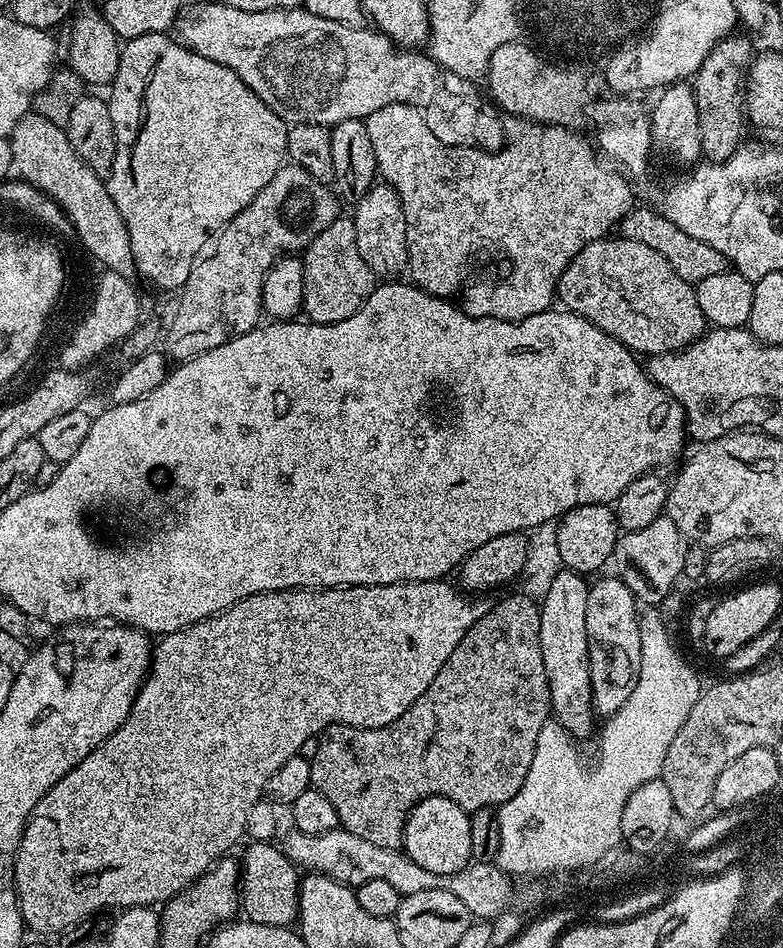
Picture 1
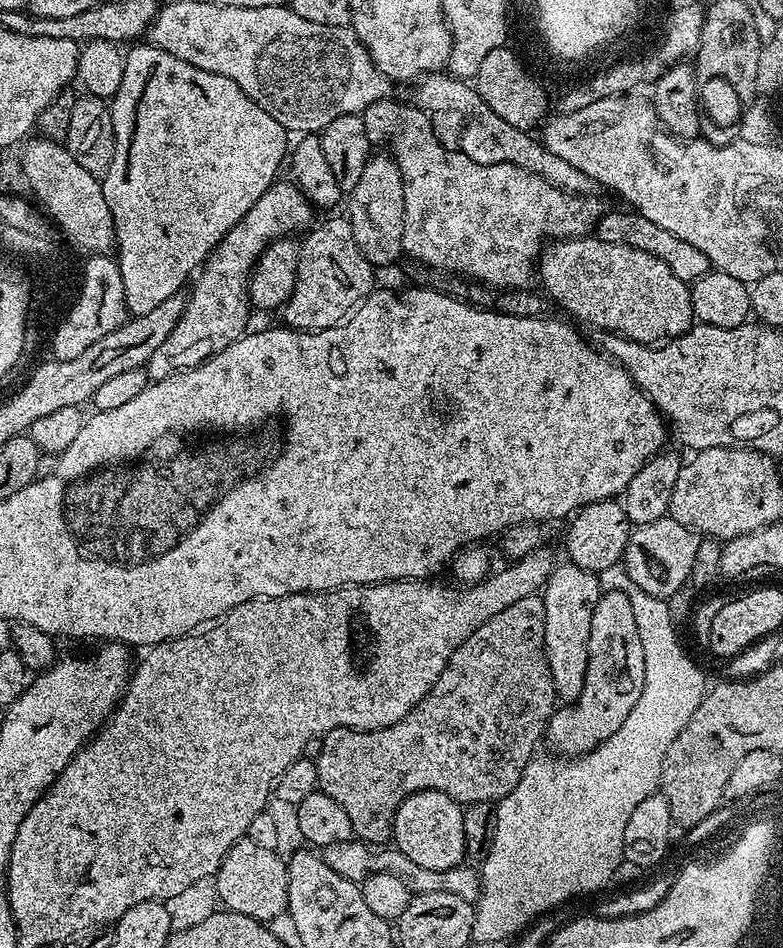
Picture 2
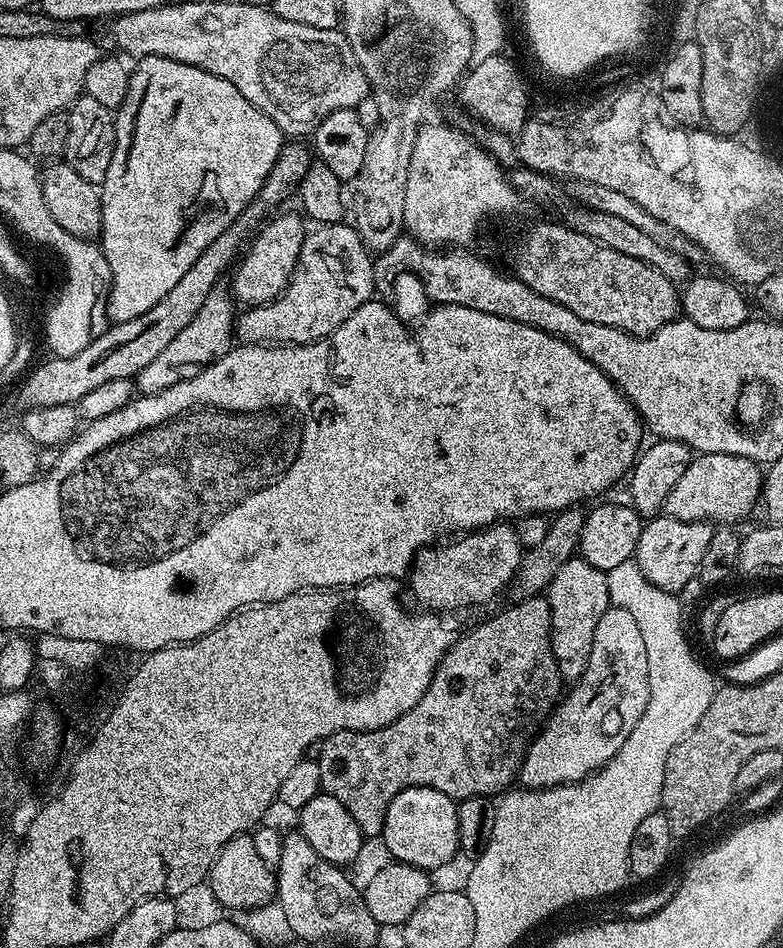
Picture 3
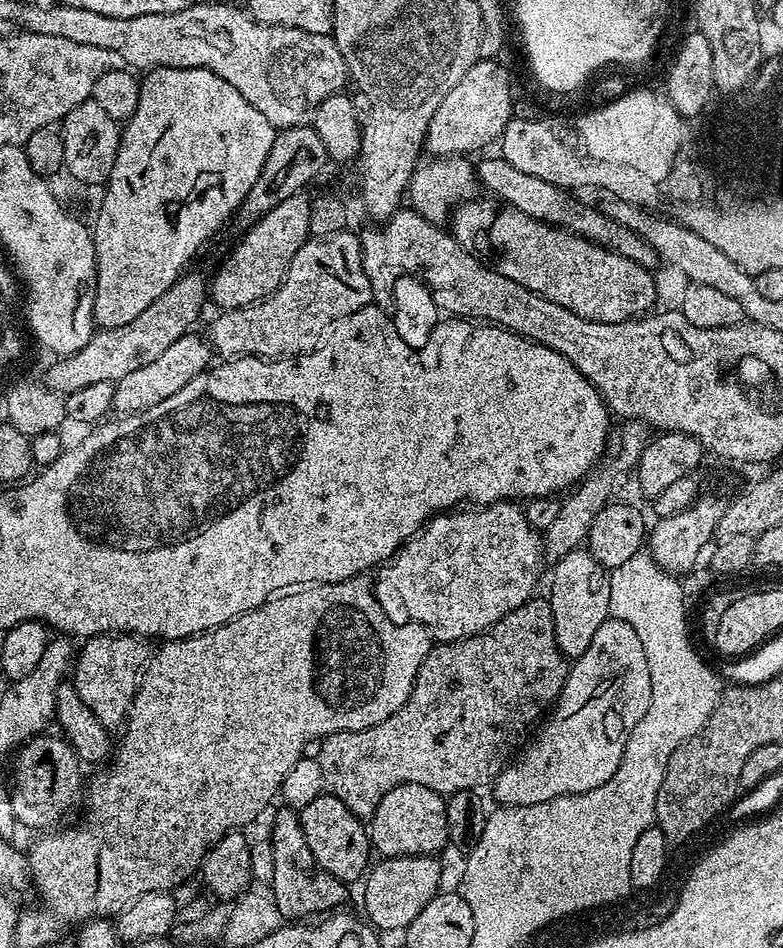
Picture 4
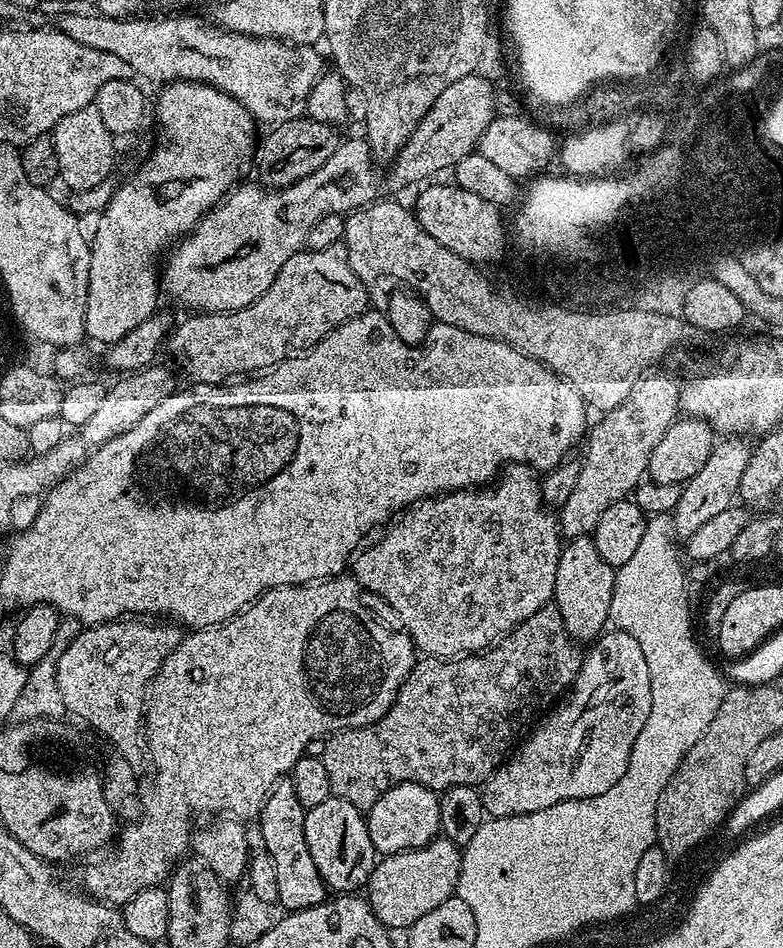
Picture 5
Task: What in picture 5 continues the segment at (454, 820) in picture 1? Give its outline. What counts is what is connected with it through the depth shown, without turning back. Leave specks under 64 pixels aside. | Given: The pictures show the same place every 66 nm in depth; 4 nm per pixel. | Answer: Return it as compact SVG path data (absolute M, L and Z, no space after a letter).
M395 784L393 788L386 790L386 794L382 794L382 798L378 798L378 802L374 802L374 806L366 812L370 842L374 842L377 853L391 854L411 848L425 848L428 843L437 839L441 835L440 799L432 789L421 784Z

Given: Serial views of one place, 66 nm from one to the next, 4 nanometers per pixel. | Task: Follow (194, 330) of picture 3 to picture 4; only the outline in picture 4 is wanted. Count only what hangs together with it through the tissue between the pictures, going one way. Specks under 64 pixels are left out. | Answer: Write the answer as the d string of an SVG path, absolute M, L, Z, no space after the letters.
M189 334L178 338L178 342L174 342L174 346L170 346L161 356L154 358L154 362L138 366L138 370L126 374L126 378L115 381L113 409L120 414L135 414L150 406L158 406L158 402L166 402L170 394L182 390L186 382L205 371L213 363L214 349L203 335L196 335Z

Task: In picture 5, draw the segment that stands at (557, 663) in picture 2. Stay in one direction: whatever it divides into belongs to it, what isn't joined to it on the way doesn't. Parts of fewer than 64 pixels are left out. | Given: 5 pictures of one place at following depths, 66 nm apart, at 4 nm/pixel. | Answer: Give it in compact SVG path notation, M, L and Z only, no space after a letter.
M573 536L561 547L552 594L558 614L562 614L564 628L573 640L592 642L605 631L615 581L616 569L608 565L602 554L598 554L598 546L592 536Z

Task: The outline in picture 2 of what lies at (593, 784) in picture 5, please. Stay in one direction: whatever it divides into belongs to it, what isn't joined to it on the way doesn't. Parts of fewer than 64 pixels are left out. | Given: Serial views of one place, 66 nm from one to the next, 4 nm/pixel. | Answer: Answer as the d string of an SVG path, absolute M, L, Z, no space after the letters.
M605 591L598 606L594 606L594 618L590 618L588 669L582 694L571 707L557 707L548 720L546 744L548 740L553 748L549 749L561 757L575 758L587 756L606 742L634 710L634 702L642 694L645 670L642 638L638 638L638 622L634 622L630 598L625 592Z

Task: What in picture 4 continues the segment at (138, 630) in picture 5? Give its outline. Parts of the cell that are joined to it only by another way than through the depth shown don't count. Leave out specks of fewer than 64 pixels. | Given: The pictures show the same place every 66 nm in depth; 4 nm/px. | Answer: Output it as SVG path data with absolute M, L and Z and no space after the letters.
M105 634L94 636L83 641L84 649L79 649L78 655L74 660L74 674L76 677L74 683L78 690L78 698L90 706L90 711L102 726L109 730L123 729L126 723L126 717L129 708L132 706L132 699L136 697L136 686L140 683L142 669L150 659L150 648L148 648L143 639L137 638L131 634Z

